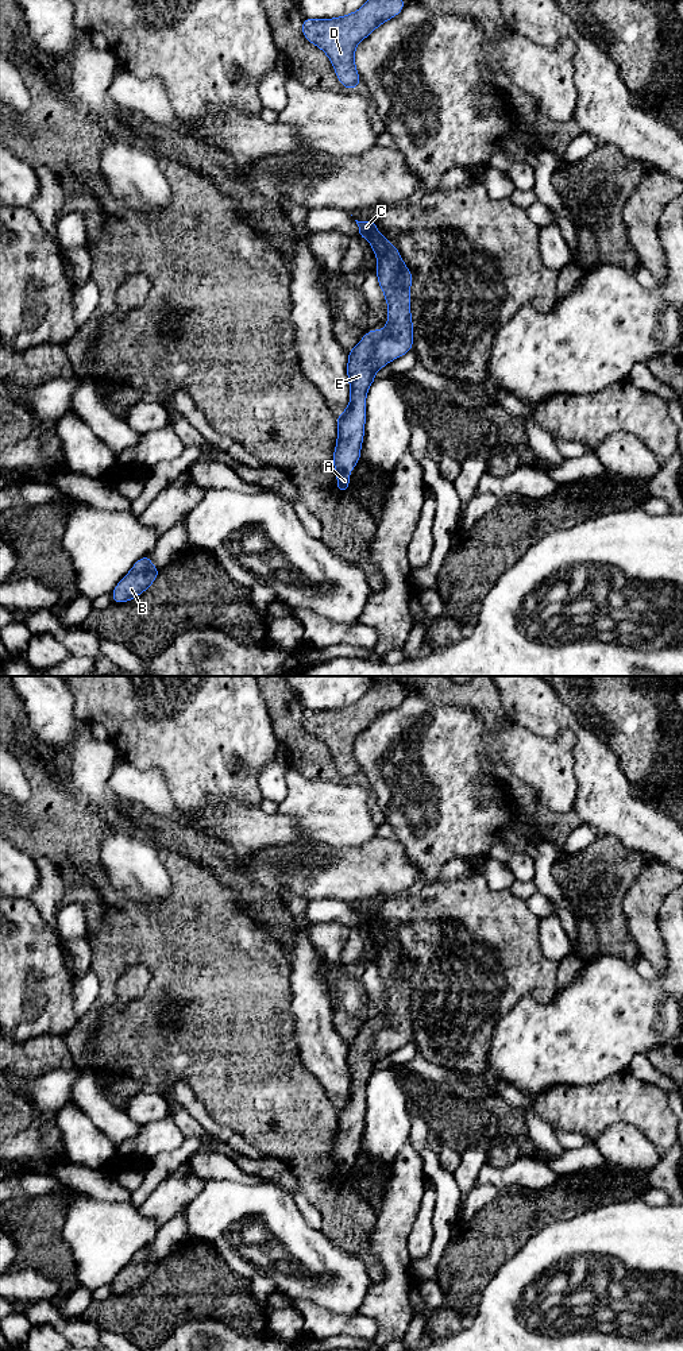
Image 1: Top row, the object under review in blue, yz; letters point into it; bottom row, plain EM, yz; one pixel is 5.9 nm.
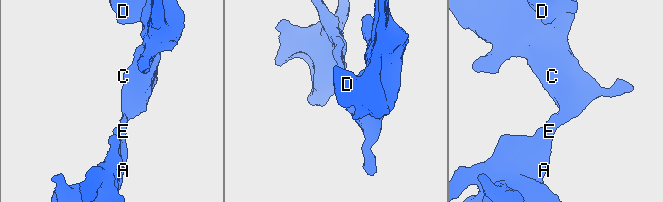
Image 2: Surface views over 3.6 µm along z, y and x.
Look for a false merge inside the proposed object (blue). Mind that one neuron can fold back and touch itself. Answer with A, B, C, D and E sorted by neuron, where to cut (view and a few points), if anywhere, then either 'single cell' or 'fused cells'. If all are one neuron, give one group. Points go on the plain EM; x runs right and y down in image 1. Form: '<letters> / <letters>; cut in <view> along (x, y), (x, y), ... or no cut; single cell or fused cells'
A B C D E; no cut; single cell

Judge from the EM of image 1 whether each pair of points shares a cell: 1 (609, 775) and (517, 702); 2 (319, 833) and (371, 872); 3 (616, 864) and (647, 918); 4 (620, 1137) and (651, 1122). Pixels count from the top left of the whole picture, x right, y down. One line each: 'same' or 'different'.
1: same
2: different
3: different
4: different

